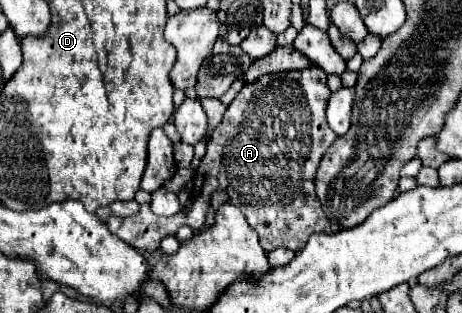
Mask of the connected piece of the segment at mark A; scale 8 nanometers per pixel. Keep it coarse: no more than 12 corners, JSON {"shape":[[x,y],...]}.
{"shape":[[315,65],[261,75],[227,107],[191,207],[111,213],[151,253],[229,193],[267,253],[337,233],[315,193],[337,135]]}

